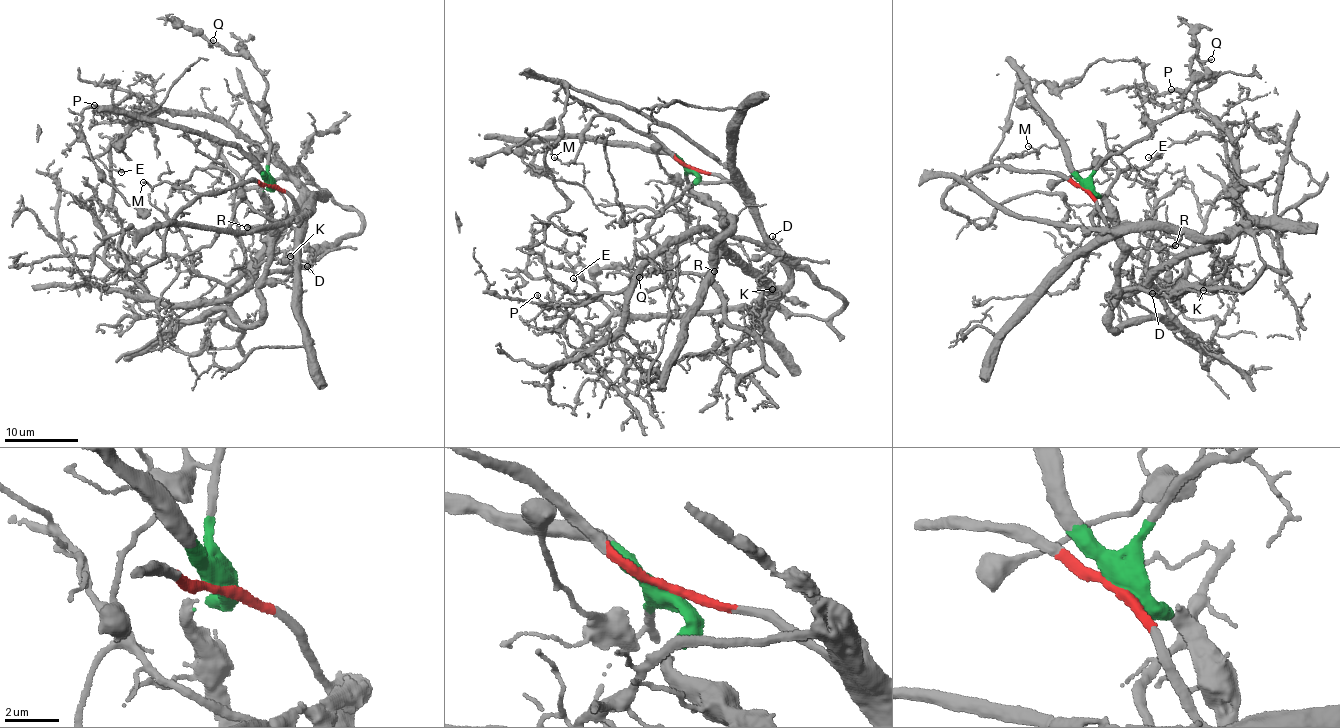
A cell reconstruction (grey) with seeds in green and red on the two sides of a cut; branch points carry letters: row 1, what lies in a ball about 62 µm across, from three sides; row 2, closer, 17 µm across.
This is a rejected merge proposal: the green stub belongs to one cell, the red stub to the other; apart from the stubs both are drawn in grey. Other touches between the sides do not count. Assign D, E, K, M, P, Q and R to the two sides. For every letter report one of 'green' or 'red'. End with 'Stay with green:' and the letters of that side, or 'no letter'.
D: green
E: red
K: green
M: red
P: red
Q: green
R: green
Stay with green: D, K, Q, R

